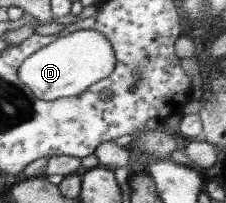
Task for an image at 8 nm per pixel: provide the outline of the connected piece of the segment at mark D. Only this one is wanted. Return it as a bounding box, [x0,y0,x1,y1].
[17,29,115,101]

